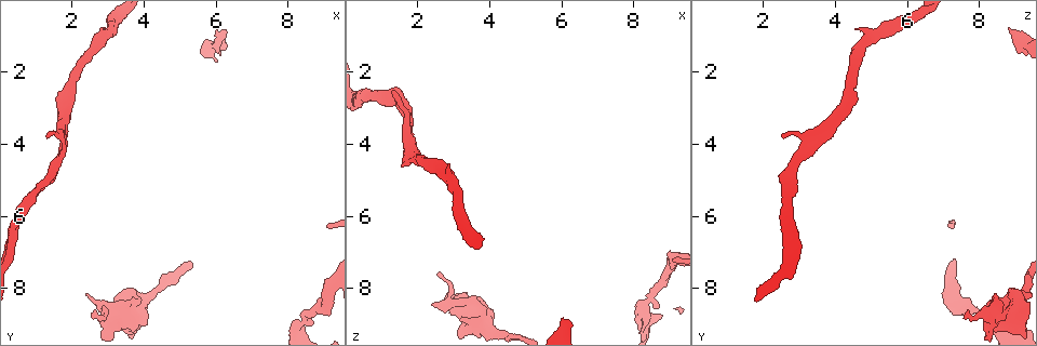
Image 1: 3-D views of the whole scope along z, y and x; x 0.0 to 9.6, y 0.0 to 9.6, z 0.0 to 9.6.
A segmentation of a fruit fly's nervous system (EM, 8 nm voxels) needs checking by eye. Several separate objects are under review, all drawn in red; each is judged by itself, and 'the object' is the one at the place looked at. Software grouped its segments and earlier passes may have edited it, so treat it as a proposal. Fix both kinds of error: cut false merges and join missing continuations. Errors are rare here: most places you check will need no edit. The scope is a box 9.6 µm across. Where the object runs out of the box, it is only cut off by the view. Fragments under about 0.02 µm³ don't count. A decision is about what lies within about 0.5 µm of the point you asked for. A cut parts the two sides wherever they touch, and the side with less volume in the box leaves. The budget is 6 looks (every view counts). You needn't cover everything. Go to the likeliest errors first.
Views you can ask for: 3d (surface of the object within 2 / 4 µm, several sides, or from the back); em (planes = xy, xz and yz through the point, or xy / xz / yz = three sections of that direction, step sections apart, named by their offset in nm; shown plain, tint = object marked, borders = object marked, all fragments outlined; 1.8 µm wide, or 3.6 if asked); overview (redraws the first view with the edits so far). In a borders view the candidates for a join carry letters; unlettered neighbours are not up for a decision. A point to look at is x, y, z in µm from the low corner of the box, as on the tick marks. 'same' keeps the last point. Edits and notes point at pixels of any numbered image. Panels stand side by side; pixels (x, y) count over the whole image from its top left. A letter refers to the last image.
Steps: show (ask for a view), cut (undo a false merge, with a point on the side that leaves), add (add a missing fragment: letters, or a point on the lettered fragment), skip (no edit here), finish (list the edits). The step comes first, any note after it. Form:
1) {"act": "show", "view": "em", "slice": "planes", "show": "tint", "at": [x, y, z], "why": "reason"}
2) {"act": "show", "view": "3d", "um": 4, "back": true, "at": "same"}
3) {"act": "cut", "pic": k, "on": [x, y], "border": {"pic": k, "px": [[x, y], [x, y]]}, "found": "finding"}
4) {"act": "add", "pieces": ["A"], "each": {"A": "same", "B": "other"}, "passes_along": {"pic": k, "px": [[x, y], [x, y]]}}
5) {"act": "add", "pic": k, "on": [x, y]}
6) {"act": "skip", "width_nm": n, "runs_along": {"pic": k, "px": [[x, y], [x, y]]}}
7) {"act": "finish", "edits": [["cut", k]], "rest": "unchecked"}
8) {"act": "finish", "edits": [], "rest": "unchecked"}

{"act": "show", "view": "em", "slice": "planes", "show": "borders", "at": [6.00, 0.75, 8.85], "why": "an open end"}

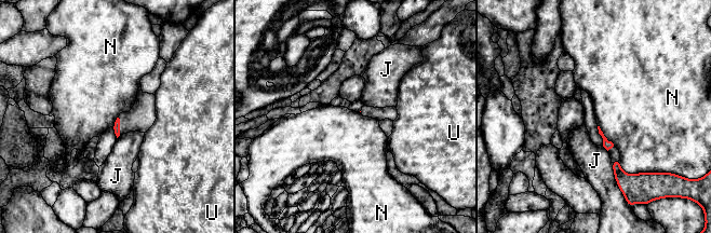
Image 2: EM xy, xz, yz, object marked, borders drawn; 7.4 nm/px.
{"act": "skip", "each": {"J": "other", "N": "other", "U": "other"}, "border": {"pic": 2, "px": [[619, 160], [624, 172], [645, 173]]}, "found": "no lettered fragment goes on from it"}

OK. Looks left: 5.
{"act": "show", "view": "3d", "um": 4, "at": [1.35, 3.85, 2.50], "why": "an open end"}

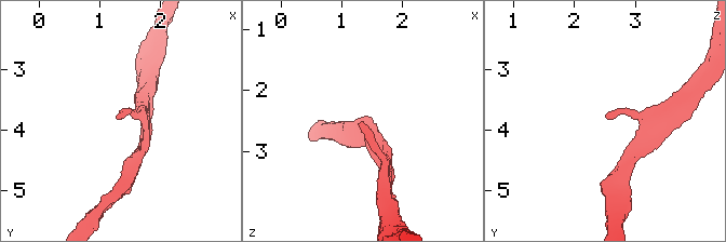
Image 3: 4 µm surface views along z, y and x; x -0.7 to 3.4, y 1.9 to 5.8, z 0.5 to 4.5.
{"act": "show", "view": "em", "slice": "xy", "step": 8, "show": "borders", "at": [1.35, 3.80, 2.50], "why": "shape alone is not enough"}

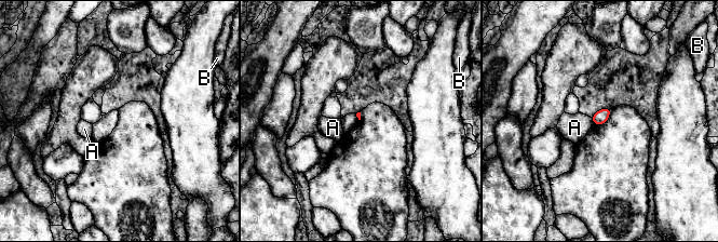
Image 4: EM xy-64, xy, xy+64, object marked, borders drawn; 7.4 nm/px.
{"act": "show", "view": "em", "slice": "planes", "show": "borders", "at": "same"}

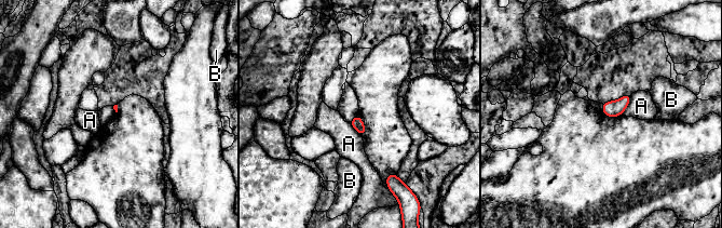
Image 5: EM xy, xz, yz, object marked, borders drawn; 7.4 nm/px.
{"act": "skip", "each": {"A": "other", "B": "other"}, "border": {"pic": 5, "px": [[631, 94], [629, 104], [621, 115]]}, "found": "no lettered fragment goes on from it"}

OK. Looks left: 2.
{"act": "show", "view": "3d", "um": 2, "at": [1.60, 2.65, 4.60], "why": "free end"}

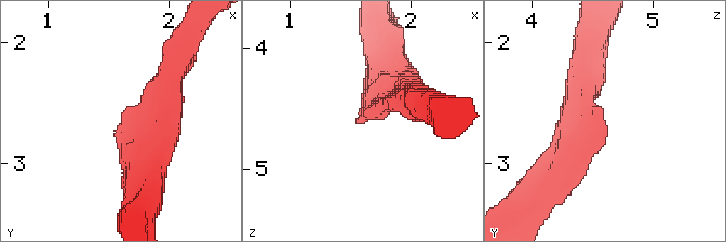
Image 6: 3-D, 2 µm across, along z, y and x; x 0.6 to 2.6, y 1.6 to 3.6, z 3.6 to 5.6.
{"act": "show", "view": "em", "slice": "planes", "show": "borders", "at": [1.62, 2.64, 4.60]}

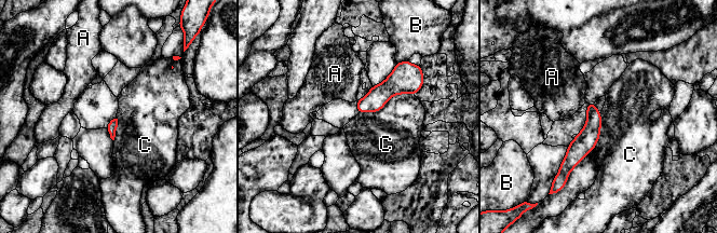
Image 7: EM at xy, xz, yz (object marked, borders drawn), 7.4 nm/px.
{"act": "skip", "each": {"A": "other", "B": "other", "C": "other"}, "border": {"pic": 7, "px": [[414, 94], [359, 113]]}, "found": "none of them fits"}

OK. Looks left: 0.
{"act": "finish", "edits": [], "rest": "unchecked"}

